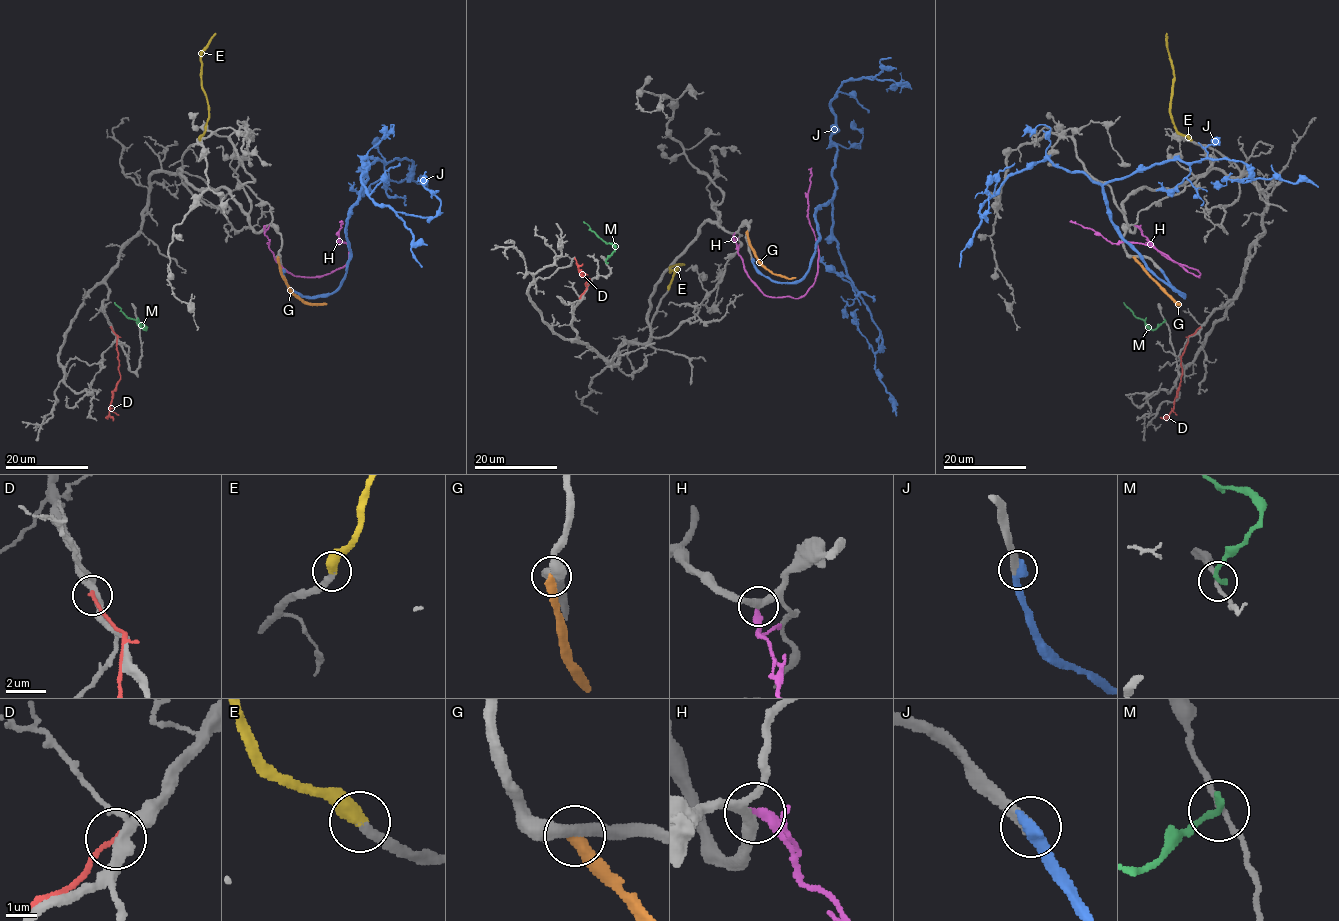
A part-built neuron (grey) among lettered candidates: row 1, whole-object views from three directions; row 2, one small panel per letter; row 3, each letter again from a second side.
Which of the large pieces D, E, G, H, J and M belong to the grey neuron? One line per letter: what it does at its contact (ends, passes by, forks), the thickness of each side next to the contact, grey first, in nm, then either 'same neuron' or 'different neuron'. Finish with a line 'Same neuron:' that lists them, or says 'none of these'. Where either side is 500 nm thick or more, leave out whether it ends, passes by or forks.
D: it ends; calibres 320 and 180 nm; different neuron
E: calibres 280 and 500 nm; same neuron
G: it ends; calibres 360 and 420 nm; different neuron
H: it ends; calibres 360 and 360 nm; different neuron
J: calibres 280 and 500 nm; same neuron
M: it ends; calibres 160 and 260 nm; different neuron
Same neuron: E, J

